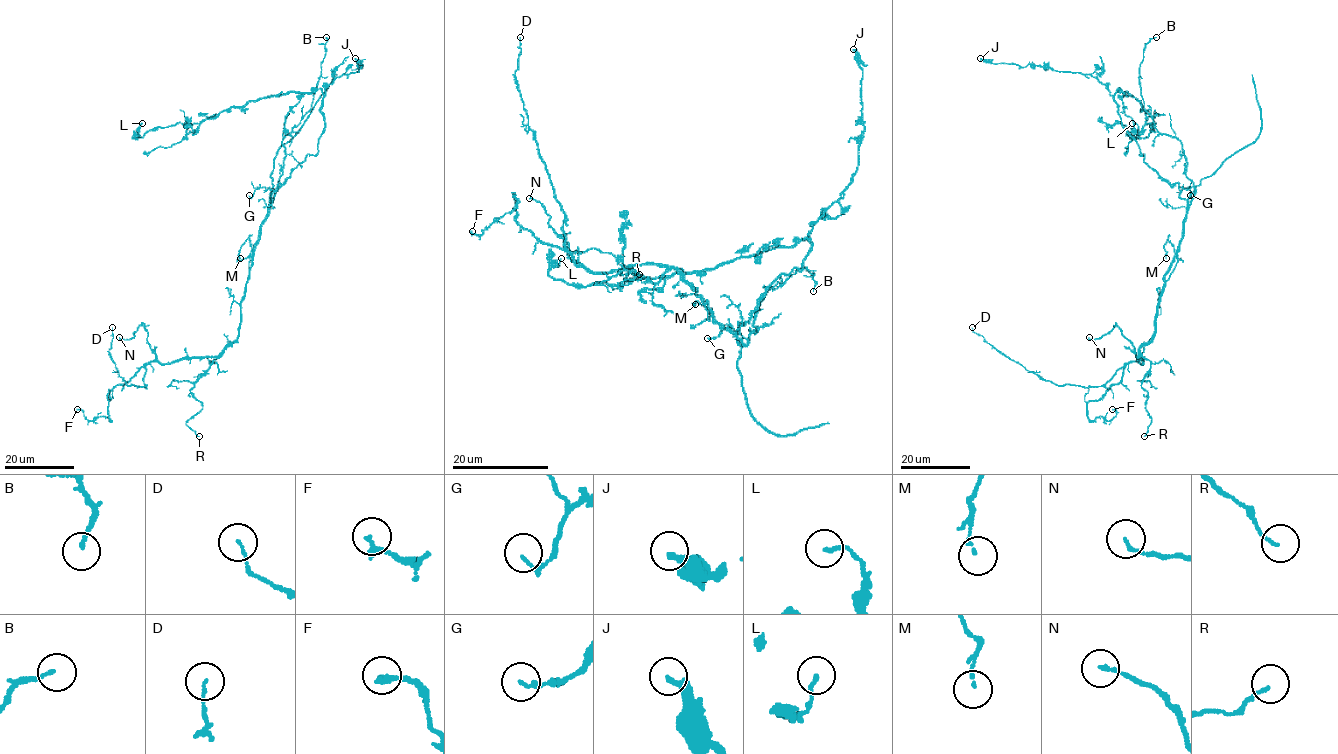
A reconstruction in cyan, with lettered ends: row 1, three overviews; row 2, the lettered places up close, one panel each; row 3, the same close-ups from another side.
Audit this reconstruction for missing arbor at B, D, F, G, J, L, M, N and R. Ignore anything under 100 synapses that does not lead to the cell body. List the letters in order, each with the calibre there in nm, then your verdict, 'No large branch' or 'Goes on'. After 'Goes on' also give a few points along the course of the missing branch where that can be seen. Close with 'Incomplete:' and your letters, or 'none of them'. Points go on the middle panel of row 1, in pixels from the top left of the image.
B: Thickness 140 nm. No large branch
D: Thickness 80 nm. No large branch
F: Thickness 240 nm. No large branch
G: Thickness 120 nm. No large branch
J: Thickness 280 nm. No large branch
L: Thickness 150 nm. No large branch
M: Thickness 100 nm. No large branch
N: Thickness 150 nm. No large branch
R: Thickness 100 nm. No large branch
Incomplete: none of them

